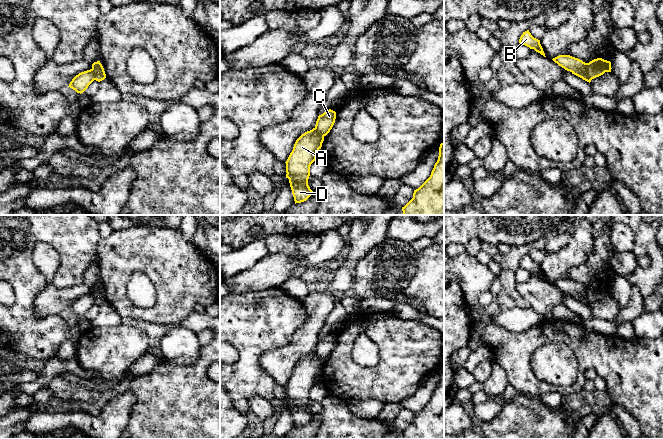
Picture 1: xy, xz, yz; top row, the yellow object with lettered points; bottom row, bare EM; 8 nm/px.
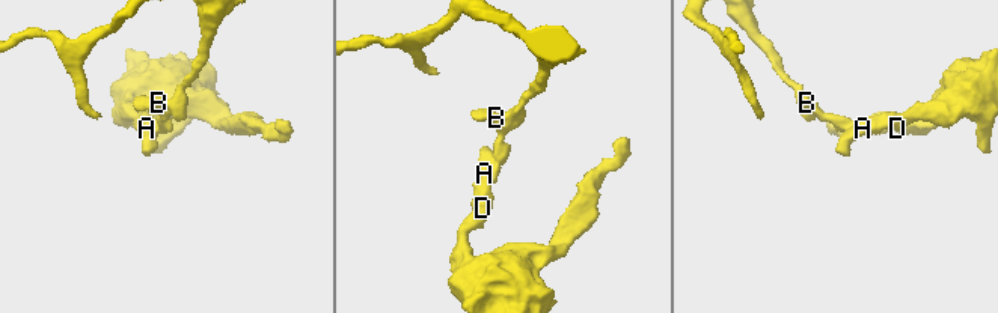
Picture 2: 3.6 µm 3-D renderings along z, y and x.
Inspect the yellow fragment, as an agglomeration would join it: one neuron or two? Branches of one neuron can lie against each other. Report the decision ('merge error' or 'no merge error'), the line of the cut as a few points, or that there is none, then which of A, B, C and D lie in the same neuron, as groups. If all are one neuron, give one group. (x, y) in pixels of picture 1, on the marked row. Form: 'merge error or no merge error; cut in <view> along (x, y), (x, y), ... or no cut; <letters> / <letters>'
merge error; cut in yz along (587, 63), (585, 73), (581, 77); A D / B C

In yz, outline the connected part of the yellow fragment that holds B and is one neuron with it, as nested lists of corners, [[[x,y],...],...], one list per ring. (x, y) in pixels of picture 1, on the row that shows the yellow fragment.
[[[529,30],[523,32],[519,39],[519,43],[529,47],[530,49],[534,49],[536,52],[546,57],[543,48],[540,44],[540,40],[534,38],[529,32]]]

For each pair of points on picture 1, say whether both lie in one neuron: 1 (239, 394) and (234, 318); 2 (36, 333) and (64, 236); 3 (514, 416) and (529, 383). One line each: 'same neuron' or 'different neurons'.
1: same neuron
2: same neuron
3: different neurons

